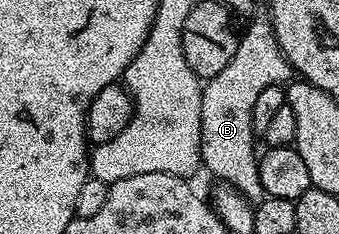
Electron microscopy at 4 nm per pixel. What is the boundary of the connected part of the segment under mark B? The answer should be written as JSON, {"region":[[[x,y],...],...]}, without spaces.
{"region":[[[255,16],[245,26],[246,31],[241,31],[236,52],[232,52],[232,60],[228,60],[224,72],[205,79],[202,87],[200,148],[203,167],[210,169],[219,183],[236,188],[240,196],[257,204],[264,195],[258,171],[259,155],[254,154],[256,135],[252,128],[252,108],[256,108],[256,100],[264,88],[289,83],[296,71],[284,56],[269,17]]]}

